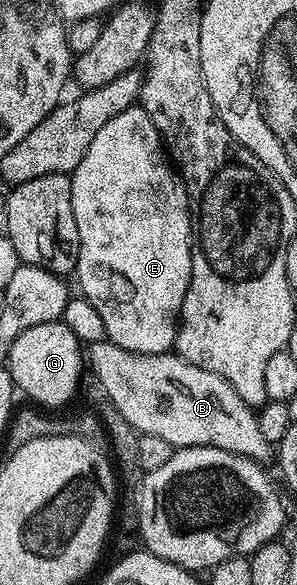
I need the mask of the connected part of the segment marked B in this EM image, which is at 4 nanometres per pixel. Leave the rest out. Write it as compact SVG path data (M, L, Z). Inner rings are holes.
M106 339L88 346L87 369L97 376L102 391L109 396L108 404L116 408L118 415L130 428L141 435L159 436L174 447L210 445L238 453L240 457L249 457L252 461L265 463L268 462L268 457L270 460L271 444L263 437L254 406L243 403L243 399L239 399L235 387L231 387L227 379L203 367L187 363L176 352L132 353Z

